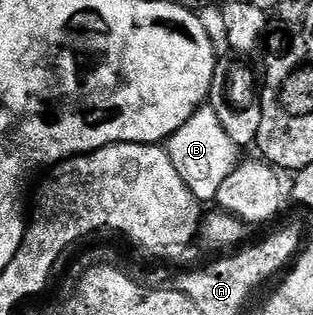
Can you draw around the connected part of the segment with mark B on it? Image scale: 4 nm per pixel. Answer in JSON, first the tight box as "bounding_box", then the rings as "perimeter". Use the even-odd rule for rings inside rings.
{"bounding_box":[167,105,243,203],"perimeter":[[[211,105],[201,106],[167,139],[167,149],[171,156],[171,164],[175,164],[175,172],[183,176],[183,184],[187,184],[198,203],[212,203],[217,197],[219,188],[228,177],[232,176],[243,161],[242,147],[234,146],[231,136],[223,132],[223,124],[219,124],[219,116]]]}

